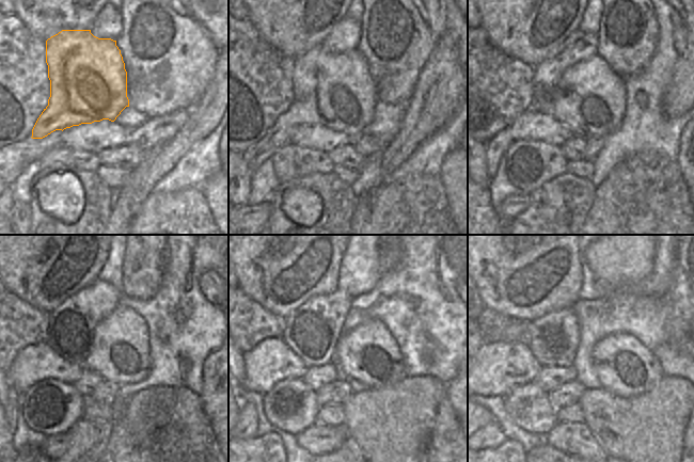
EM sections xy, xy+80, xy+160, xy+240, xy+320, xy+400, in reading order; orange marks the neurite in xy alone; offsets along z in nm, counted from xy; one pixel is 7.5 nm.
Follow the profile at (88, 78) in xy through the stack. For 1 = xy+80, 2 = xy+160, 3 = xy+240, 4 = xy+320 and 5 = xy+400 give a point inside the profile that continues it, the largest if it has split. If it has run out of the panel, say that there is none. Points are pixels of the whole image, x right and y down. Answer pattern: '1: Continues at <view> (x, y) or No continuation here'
1: Continues at xy+80 (335, 90)
2: Continues at xy+160 (589, 99)
3: Continues at xy+240 (120, 352)
4: Continues at xy+320 (368, 353)
5: Continues at xy+400 (625, 366).

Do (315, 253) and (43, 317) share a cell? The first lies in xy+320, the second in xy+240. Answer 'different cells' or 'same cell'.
different cells

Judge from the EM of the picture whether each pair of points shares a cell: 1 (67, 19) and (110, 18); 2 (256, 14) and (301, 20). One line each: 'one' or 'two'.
1: two
2: one

